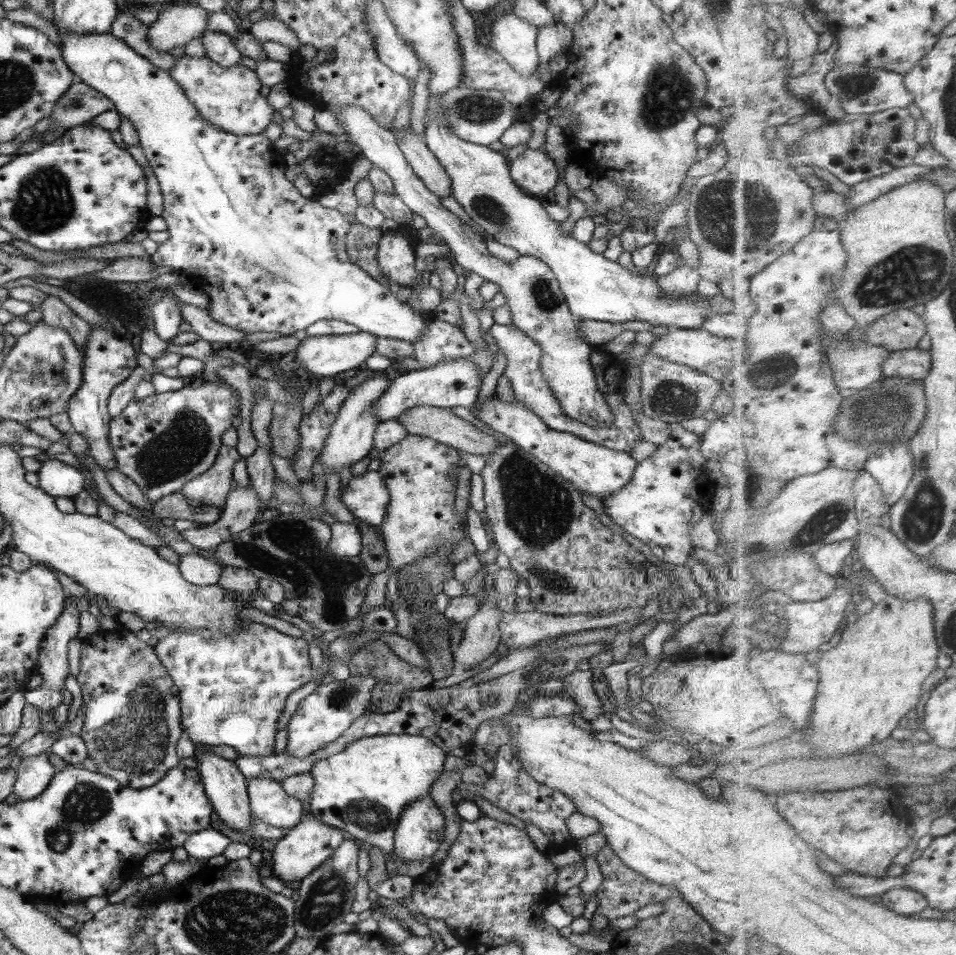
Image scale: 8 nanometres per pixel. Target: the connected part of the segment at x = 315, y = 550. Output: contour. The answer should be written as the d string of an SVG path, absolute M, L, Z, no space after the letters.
M282 513L279 517L253 523L250 528L209 551L223 567L244 568L258 579L280 583L286 600L300 602L300 618L324 634L342 630L357 619L372 577L360 557L330 554L330 539L328 519L311 519L302 513Z

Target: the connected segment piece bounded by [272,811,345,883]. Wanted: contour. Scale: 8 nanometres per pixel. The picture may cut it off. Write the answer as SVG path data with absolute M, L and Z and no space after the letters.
M306 811L300 822L297 822L295 827L289 828L286 836L277 840L272 850L274 853L272 855L272 860L274 860L272 874L284 883L301 881L325 860L328 860L332 851L344 840L339 828L326 824L321 818Z

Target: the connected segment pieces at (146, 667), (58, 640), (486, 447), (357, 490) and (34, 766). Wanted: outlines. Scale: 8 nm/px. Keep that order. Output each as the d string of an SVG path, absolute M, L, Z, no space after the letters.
M120 626L120 630L110 630L106 634L102 634L104 642L83 642L80 654L80 673L77 681L82 688L82 706L86 708L84 715L84 726L80 736L84 739L87 746L87 757L80 766L92 772L100 772L104 776L116 779L122 786L138 788L150 788L171 769L178 765L179 758L176 753L176 742L182 736L183 728L181 727L181 707L178 697L179 689L175 686L174 681L170 678L166 667L160 662L158 656L154 652L153 646L145 643L146 636L144 634L136 634L126 630Z
M68 595L66 598L66 607L60 614L60 618L56 620L56 624L52 628L48 628L45 640L41 642L40 654L37 658L37 672L41 674L42 682L38 688L32 691L26 691L24 701L33 705L37 709L42 710L42 732L55 733L58 729L56 721L52 719L52 709L55 709L60 704L63 704L63 696L60 690L65 690L64 681L69 674L67 650L68 644L78 635L78 618L79 611L76 609L76 604L79 600L74 596Z
M416 406L406 409L396 419L407 428L410 435L430 437L436 440L436 442L457 448L458 450L464 450L468 454L486 457L491 452L494 452L499 445L494 435L483 432L480 428L472 425L470 421L466 421L452 413L450 409L441 409L434 406Z
M365 470L362 474L353 473L348 484L341 490L341 501L355 517L365 520L377 528L381 534L381 522L390 500L388 489L380 471Z
M46 753L23 758L16 769L13 793L18 795L22 802L29 802L40 796L56 774L56 769Z

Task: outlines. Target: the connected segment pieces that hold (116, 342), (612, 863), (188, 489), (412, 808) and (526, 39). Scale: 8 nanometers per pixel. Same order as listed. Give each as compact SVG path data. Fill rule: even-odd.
M98 325L91 327L93 329L87 347L82 353L82 384L71 396L66 413L73 424L73 429L88 441L87 453L106 472L110 468L117 468L114 451L108 440L108 425L111 424L107 409L108 397L113 388L124 382L139 365L136 350L131 346L129 339L121 338L113 329L106 329L105 325L104 327L98 327Z
M608 844L604 845L596 856L604 880L595 892L598 901L595 913L600 914L600 916L606 916L609 921L613 918L622 918L623 916L633 915L643 906L656 904L658 902L662 903L664 900L675 894L676 890L674 887L662 886L661 884L650 882L639 872L628 868L628 866L626 866L626 864L612 852Z
M222 445L218 456L215 458L215 463L206 472L183 484L181 493L192 504L212 505L223 510L228 493L233 489L232 468L241 458L242 456L236 451L236 448Z
M428 792L424 797L407 804L400 813L396 828L394 828L394 852L406 866L414 860L429 864L430 858L444 841L444 828L445 816Z
M514 13L504 14L492 24L492 50L507 60L507 63L524 77L530 77L539 68L539 54L537 53L537 26L522 20Z

